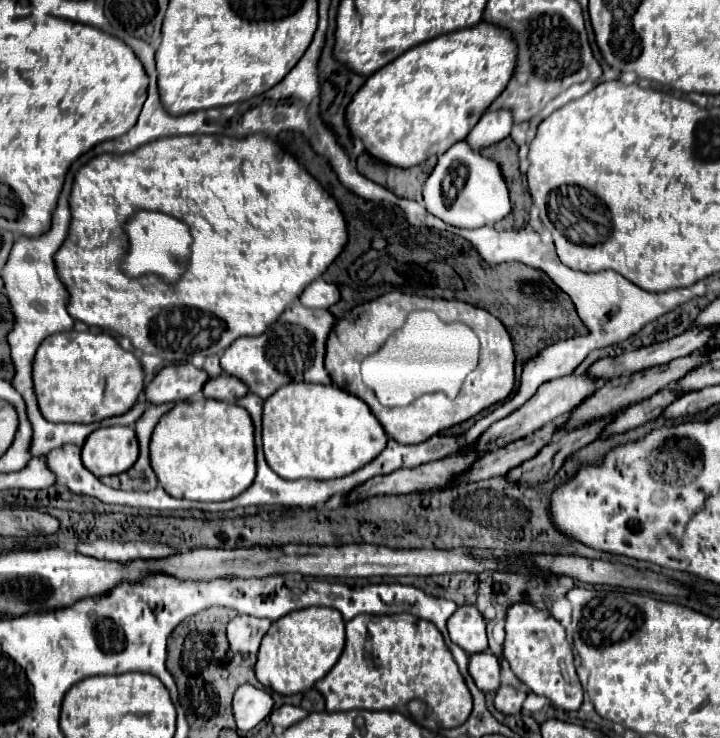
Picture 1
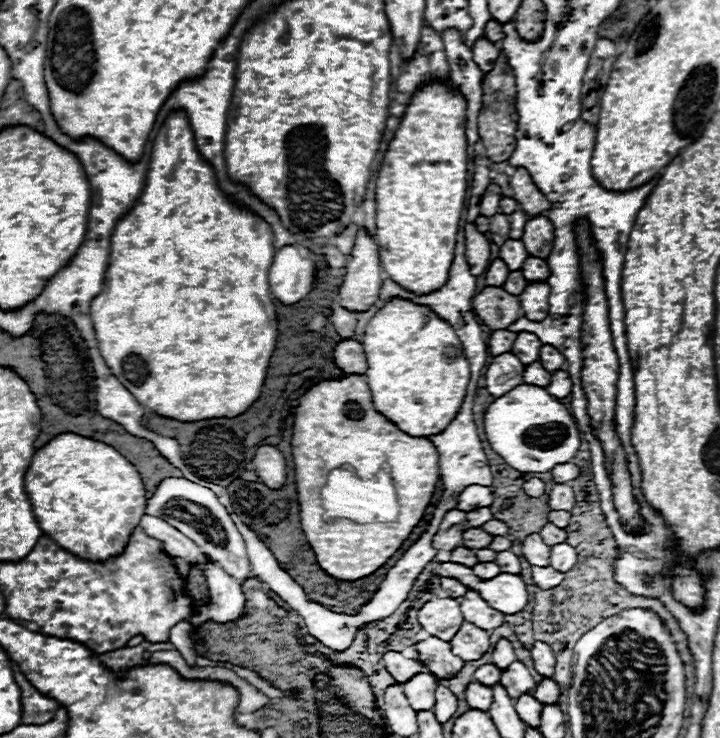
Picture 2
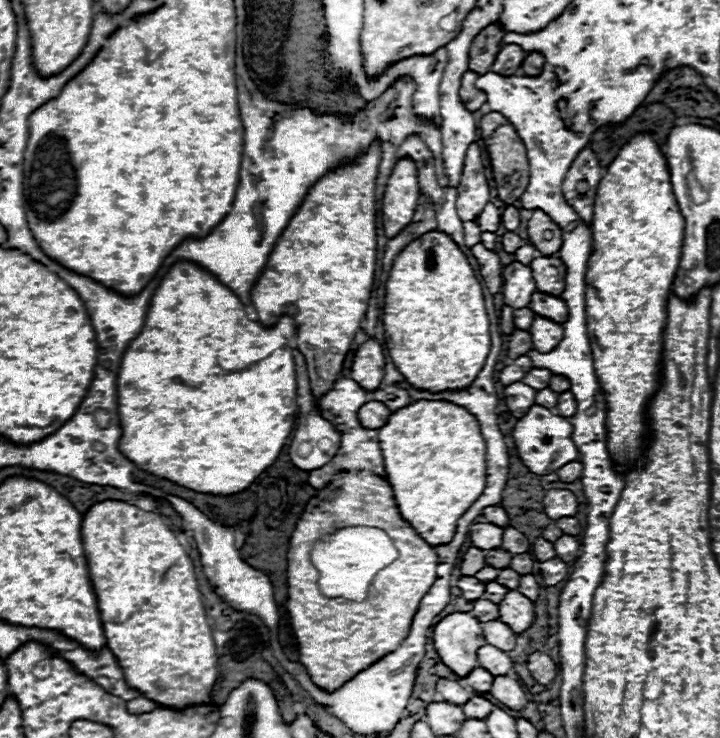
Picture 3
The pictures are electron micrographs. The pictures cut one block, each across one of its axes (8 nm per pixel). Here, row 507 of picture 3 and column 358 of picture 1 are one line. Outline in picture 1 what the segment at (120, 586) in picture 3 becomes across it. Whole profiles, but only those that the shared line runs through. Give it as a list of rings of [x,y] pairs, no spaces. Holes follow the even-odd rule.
[[[480,22],[476,28],[464,28],[464,32],[448,32],[448,36],[438,36],[436,40],[428,40],[428,44],[410,48],[404,56],[372,74],[348,106],[348,126],[356,138],[364,140],[372,156],[400,168],[412,168],[464,140],[496,96],[504,92],[512,78],[512,68],[516,68],[516,46],[504,28]]]

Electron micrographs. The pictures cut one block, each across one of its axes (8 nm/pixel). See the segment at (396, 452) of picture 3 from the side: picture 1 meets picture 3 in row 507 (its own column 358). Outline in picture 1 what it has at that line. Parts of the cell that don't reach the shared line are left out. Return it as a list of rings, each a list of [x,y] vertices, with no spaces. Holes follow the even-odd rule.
[[[286,384],[264,402],[262,442],[266,462],[278,476],[286,480],[334,480],[336,476],[348,476],[356,472],[356,468],[370,464],[370,460],[374,460],[386,448],[388,436],[382,424],[370,412],[368,404],[364,404],[358,396],[344,392],[344,388],[336,384]]]

